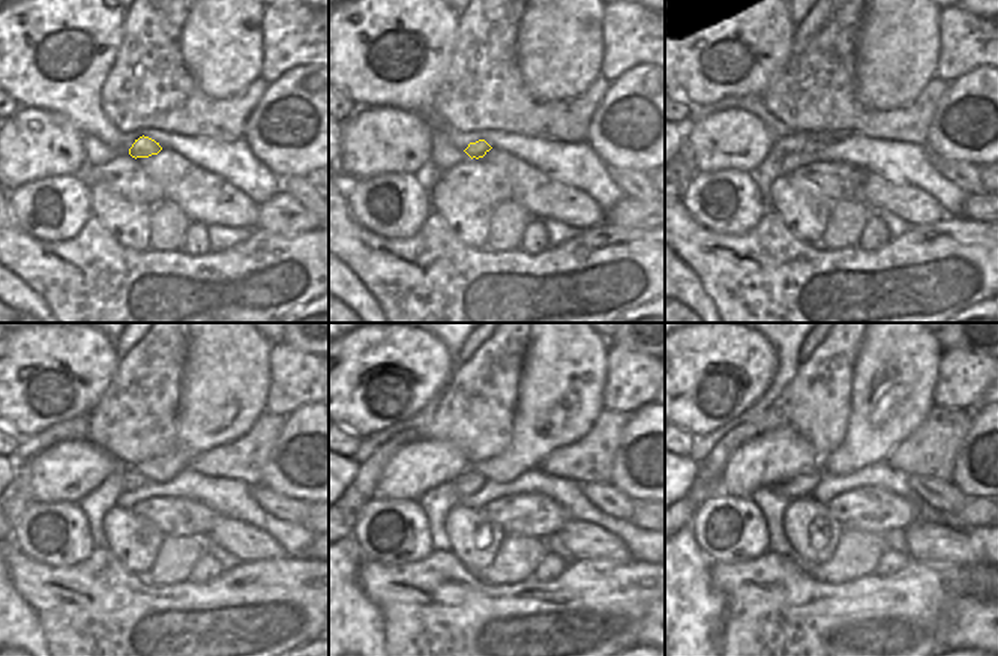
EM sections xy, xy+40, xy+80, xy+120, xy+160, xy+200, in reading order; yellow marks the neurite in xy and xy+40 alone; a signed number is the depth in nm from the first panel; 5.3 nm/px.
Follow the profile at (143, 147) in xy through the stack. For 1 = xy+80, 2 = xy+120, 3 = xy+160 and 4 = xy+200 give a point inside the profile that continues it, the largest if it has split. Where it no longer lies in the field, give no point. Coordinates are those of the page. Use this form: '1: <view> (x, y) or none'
1: xy+80 (812, 146)
2: xy+120 (134, 479)
3: xy+160 (468, 482)
4: xy+200 (802, 485)

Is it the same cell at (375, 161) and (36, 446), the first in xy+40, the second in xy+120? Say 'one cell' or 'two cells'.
two cells

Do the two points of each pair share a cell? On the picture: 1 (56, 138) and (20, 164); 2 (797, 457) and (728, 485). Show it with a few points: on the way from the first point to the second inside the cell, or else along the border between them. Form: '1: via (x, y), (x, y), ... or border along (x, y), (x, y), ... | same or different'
1: via (47, 143), (41, 143), (29, 155) | same
2: via (781, 457), (773, 457), (745, 472) | same

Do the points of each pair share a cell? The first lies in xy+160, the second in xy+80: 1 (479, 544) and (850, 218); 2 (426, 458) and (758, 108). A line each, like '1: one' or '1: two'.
1: two
2: two

